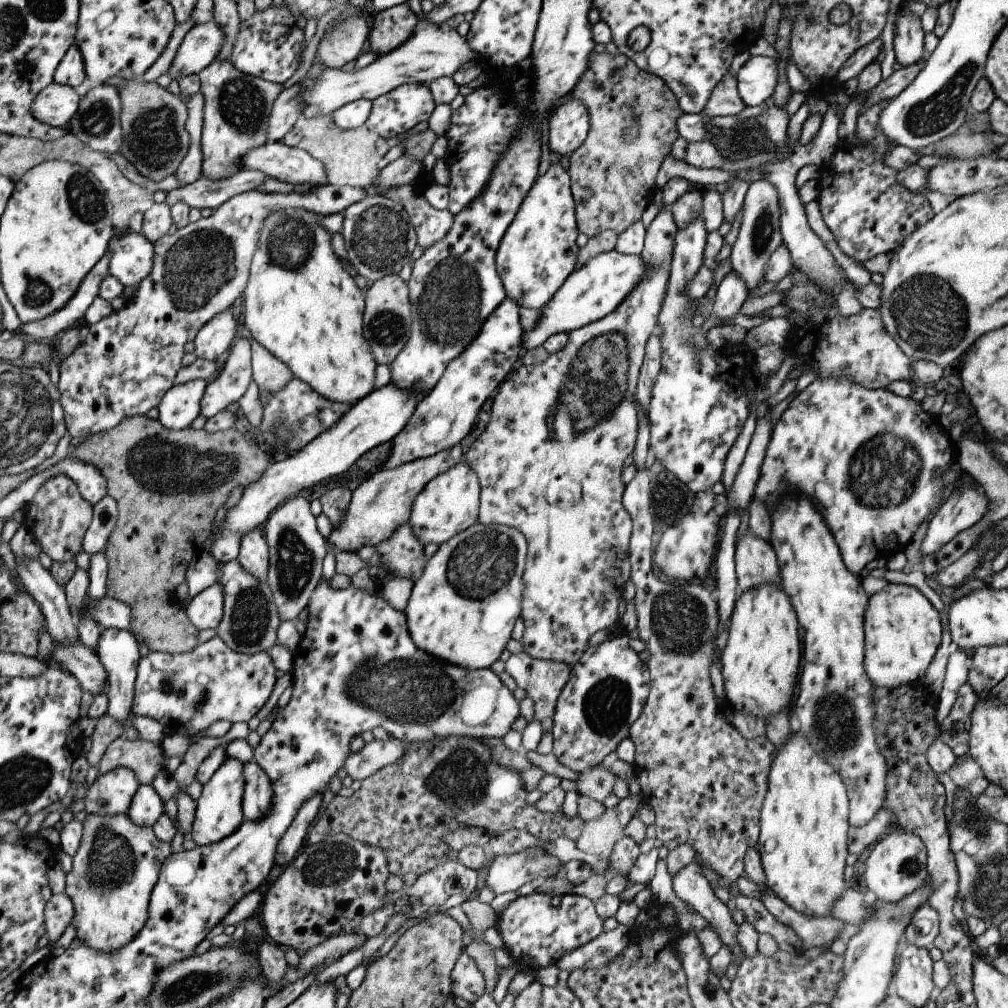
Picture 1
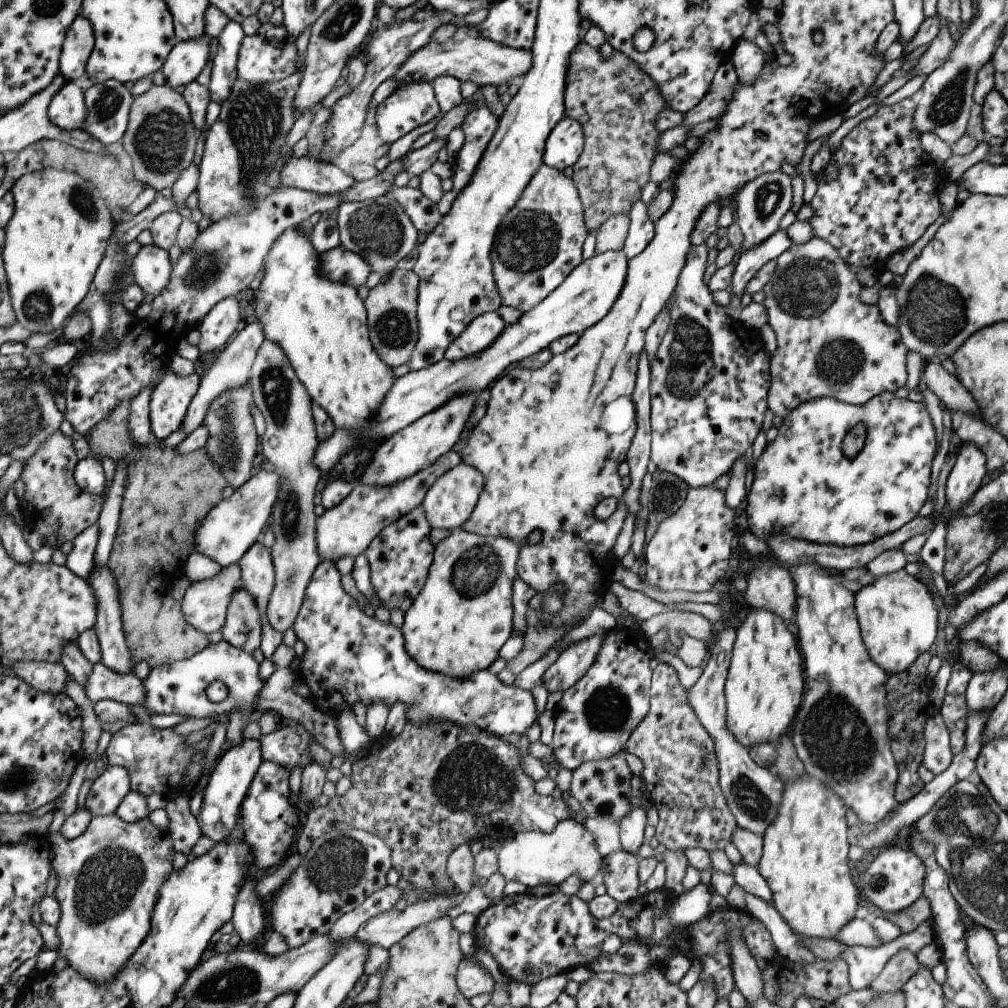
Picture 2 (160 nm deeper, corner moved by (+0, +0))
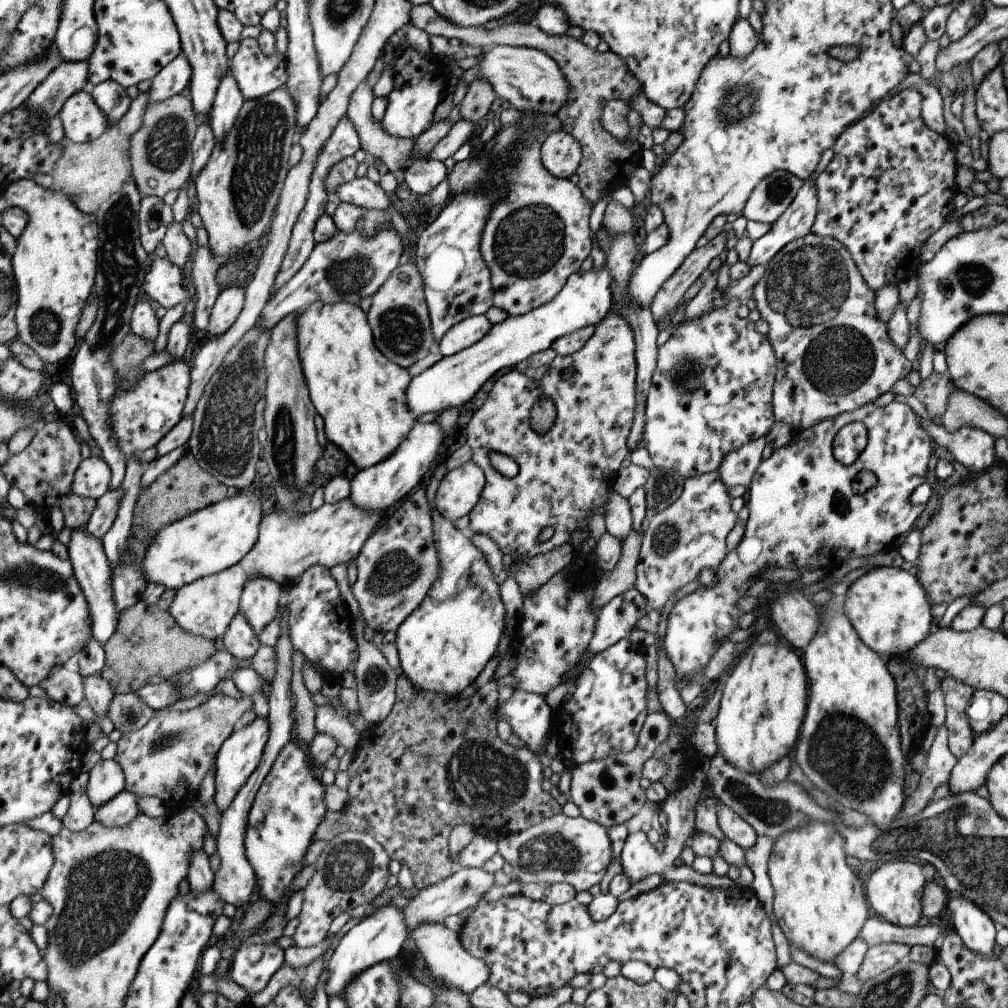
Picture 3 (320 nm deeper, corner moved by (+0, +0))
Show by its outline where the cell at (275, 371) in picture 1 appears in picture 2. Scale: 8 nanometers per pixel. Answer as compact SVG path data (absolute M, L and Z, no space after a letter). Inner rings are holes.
M265 339L259 345L250 366L248 386L253 391L254 406L265 423L260 436L262 457L279 475L277 498L270 514L269 529L272 530L274 543L269 550L274 568L274 585L266 606L266 617L271 628L283 634L293 624L303 602L305 587L321 560L314 541L316 516L311 501L320 473L312 461L318 440L311 414L312 400L276 342Z

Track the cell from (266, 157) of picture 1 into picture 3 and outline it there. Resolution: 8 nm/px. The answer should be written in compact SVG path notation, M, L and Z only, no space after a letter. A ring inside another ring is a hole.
M363 176L353 177L349 182L336 186L332 198L338 202L346 202L364 209L373 209L388 213L389 200L377 183Z

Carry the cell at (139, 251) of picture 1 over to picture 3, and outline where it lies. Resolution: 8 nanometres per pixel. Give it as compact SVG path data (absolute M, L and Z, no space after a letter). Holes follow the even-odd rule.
M153 253L142 287L149 299L155 300L165 309L171 308L187 300L187 291L183 287L181 276L180 268L172 265L165 257L160 259Z

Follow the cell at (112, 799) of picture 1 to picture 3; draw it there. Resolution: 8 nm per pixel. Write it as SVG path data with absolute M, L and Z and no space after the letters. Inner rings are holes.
M99 759L88 772L86 797L96 809L125 790L121 767L111 759Z

